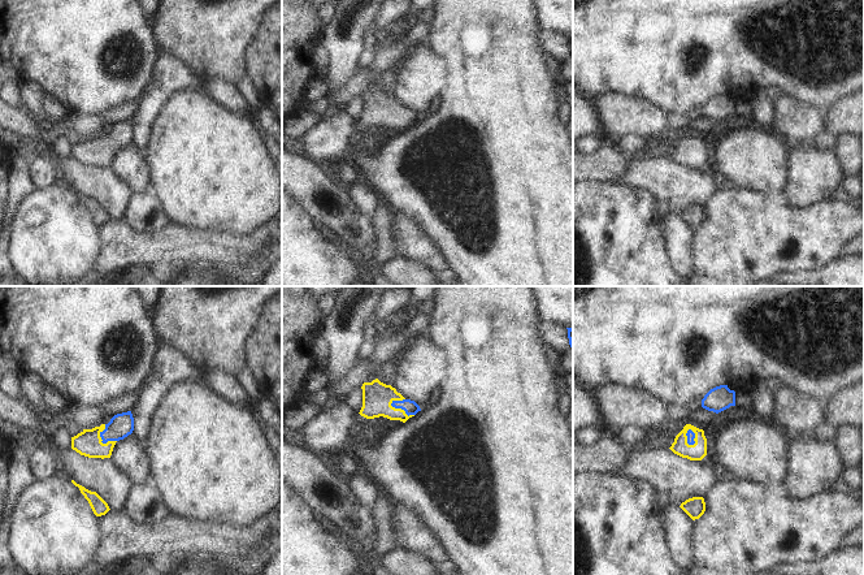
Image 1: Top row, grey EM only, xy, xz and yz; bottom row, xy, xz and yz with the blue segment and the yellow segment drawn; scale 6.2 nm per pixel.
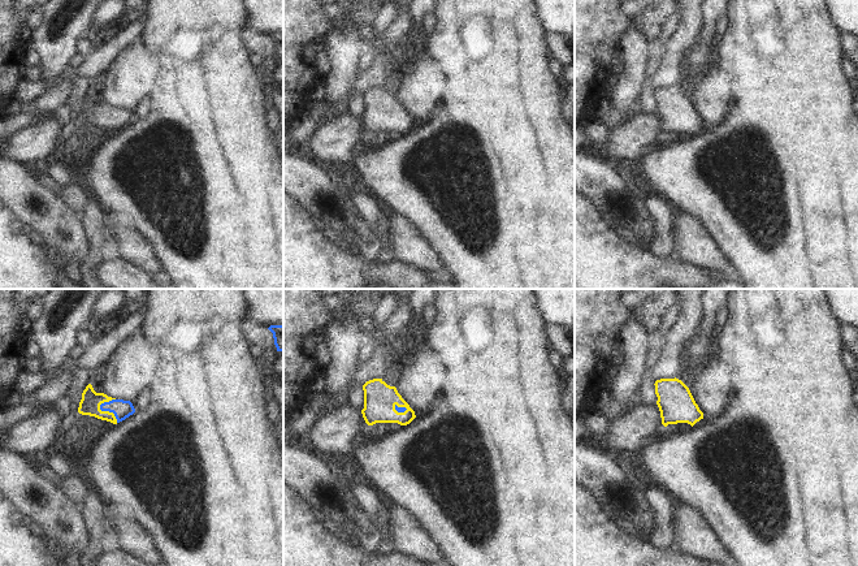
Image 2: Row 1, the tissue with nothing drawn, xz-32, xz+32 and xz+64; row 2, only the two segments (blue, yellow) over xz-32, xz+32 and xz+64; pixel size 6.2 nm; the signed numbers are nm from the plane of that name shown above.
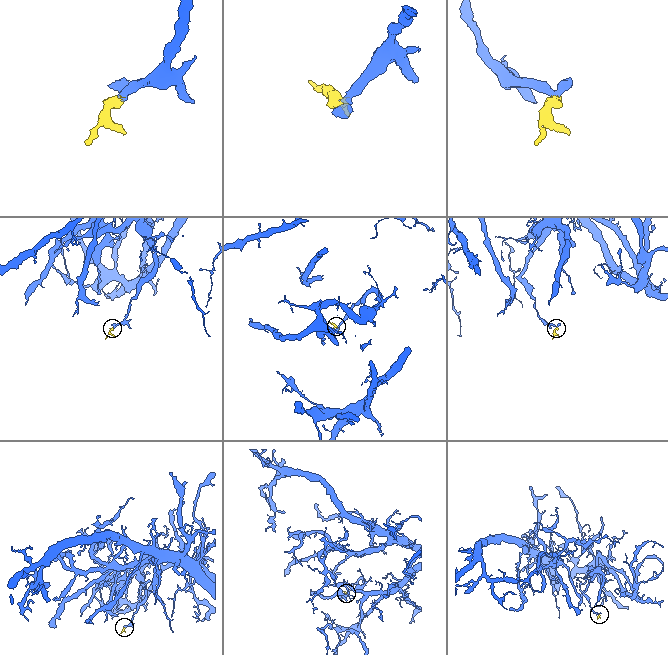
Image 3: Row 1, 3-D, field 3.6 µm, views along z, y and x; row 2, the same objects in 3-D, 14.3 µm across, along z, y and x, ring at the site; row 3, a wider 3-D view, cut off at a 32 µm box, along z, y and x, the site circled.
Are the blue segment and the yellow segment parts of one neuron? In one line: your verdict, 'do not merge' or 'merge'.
merge

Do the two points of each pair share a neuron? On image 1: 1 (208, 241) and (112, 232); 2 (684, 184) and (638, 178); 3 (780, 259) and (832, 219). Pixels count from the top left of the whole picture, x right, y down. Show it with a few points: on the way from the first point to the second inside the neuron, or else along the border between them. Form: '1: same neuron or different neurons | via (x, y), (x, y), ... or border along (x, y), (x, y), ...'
1: same neuron | via (185, 245), (135, 245)
2: same neuron | via (672, 184), (664, 178), (650, 178)
3: same neuron | via (793, 254), (819, 232)

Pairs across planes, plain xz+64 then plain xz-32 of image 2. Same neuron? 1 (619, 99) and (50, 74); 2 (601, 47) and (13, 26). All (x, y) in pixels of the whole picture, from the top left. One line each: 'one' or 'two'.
1: one
2: one

